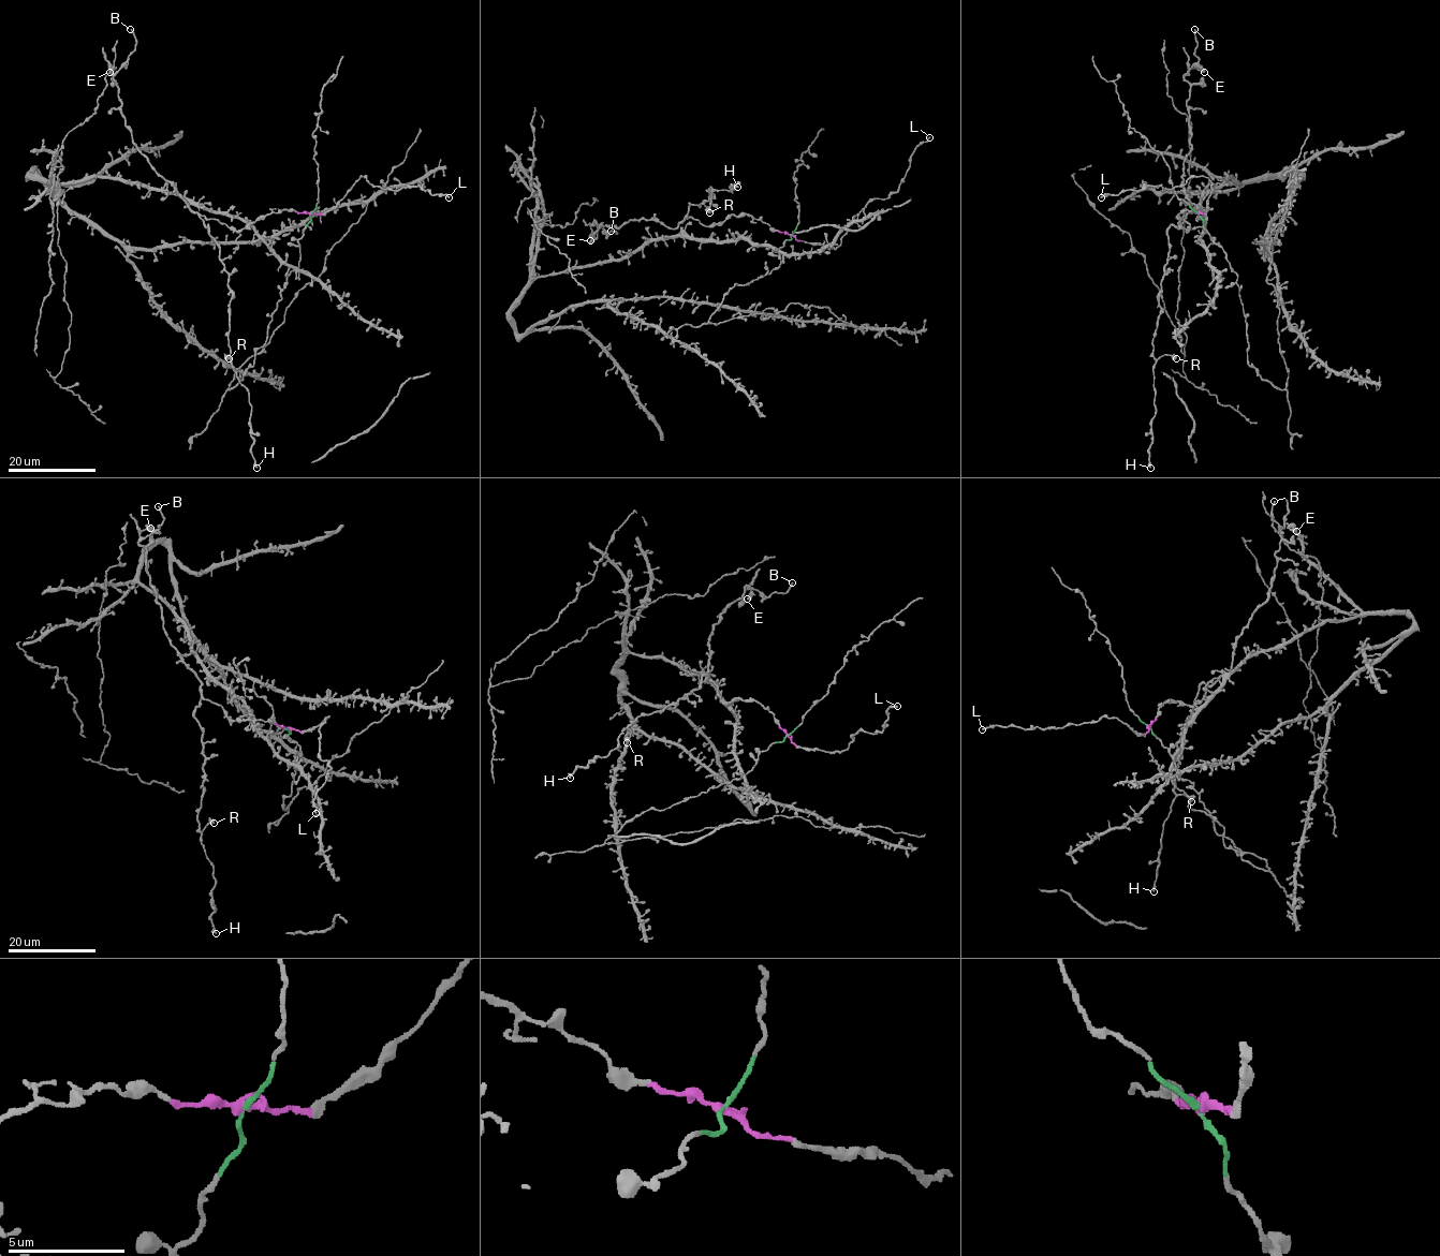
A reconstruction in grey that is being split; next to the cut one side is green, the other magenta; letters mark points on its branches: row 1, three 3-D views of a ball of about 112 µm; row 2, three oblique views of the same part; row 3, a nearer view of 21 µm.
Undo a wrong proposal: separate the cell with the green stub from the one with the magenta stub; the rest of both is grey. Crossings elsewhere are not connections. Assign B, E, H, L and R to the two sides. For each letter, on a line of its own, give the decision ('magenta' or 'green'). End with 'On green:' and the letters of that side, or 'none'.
B: magenta
E: magenta
H: magenta
L: magenta
R: magenta
On green: none

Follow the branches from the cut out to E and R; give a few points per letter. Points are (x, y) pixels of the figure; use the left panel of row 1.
E: (310, 213), (285, 209), (261, 215), (238, 231), (192, 210), (133, 142), (111, 68), (109, 72)
R: (310, 213), (285, 209), (261, 215), (237, 231), (216, 219), (203, 219), (229, 276), (229, 358)

